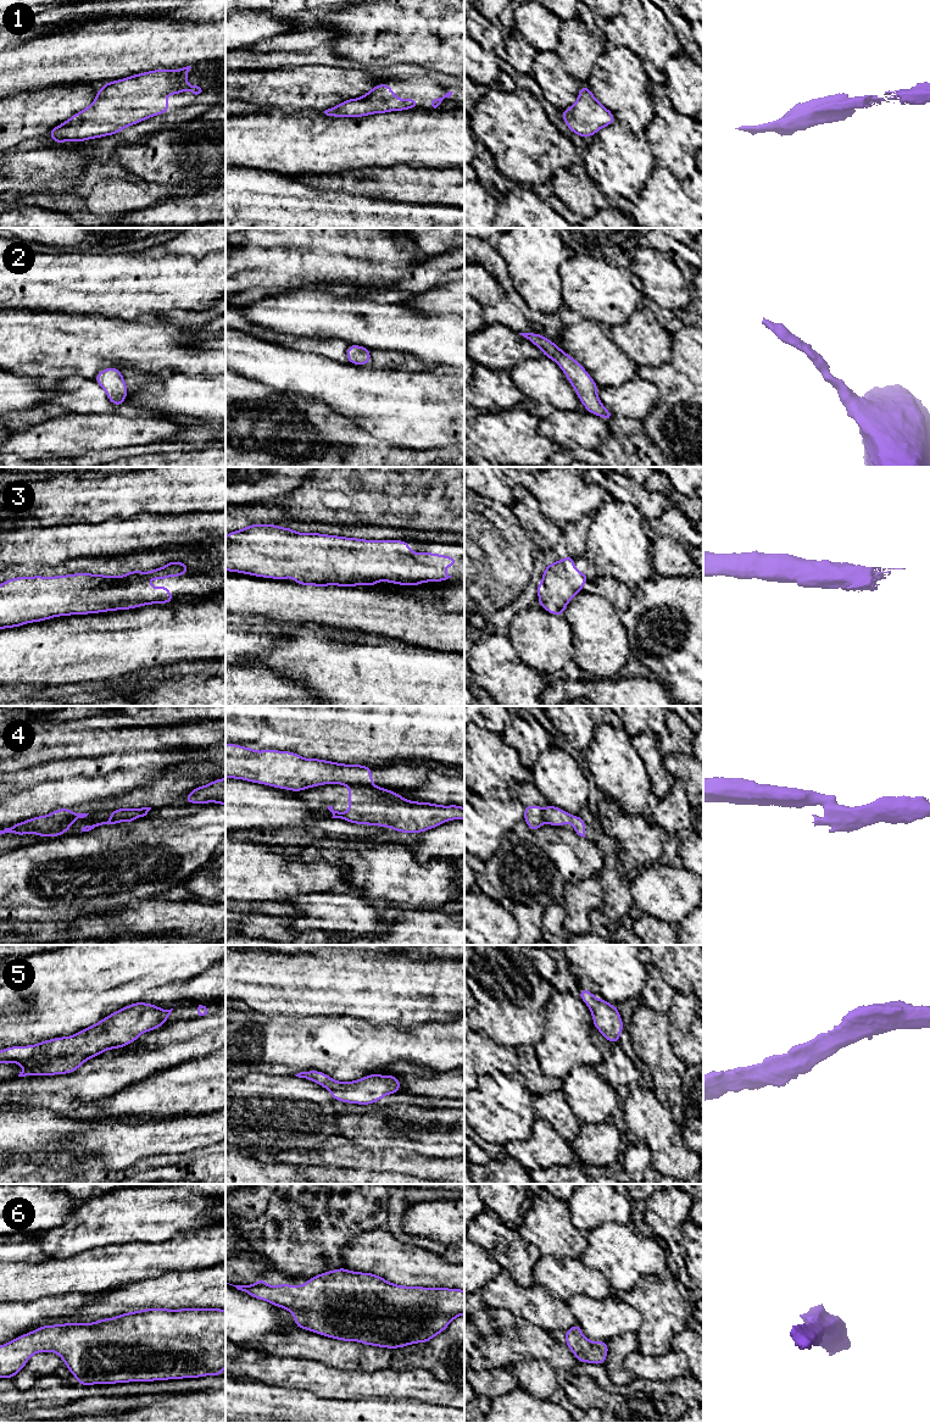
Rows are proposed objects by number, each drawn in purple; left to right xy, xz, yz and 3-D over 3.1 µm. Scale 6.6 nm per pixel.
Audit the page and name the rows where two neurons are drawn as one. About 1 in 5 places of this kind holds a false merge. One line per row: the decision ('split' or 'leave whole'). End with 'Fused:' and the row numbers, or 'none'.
1: leave whole
2: leave whole
3: leave whole
4: split
5: leave whole
6: leave whole
Fused: 4

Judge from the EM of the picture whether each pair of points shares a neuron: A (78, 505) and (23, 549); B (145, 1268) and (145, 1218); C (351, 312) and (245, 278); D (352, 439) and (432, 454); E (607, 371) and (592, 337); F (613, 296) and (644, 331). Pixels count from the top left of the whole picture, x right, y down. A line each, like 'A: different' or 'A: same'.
A: different
B: different
C: different
D: same
E: same
F: different

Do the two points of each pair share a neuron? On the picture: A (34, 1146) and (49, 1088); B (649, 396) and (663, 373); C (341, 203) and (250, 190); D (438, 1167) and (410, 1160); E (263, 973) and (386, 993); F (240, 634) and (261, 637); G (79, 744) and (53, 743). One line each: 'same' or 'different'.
A: different
B: different
C: same
D: same
E: same
F: same
G: same

